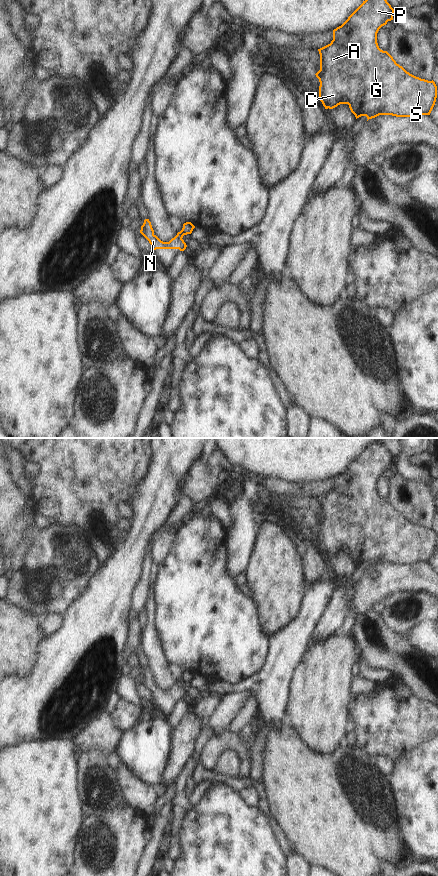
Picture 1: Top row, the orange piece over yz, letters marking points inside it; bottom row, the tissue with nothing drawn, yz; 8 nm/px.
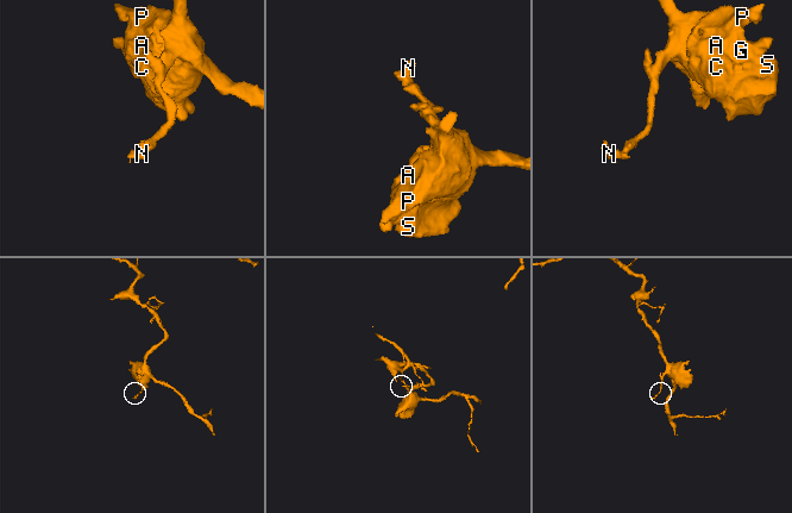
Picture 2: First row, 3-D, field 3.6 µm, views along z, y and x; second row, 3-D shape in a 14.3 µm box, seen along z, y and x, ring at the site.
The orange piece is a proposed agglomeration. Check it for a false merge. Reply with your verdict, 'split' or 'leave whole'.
leave whole

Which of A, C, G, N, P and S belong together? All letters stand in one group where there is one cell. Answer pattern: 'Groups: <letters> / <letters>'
Groups: A C G N P S

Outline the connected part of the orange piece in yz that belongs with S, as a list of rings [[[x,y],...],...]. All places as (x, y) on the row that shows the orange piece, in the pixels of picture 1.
[[[365,0],[339,27],[333,30],[330,44],[318,49],[320,70],[315,74],[319,79],[319,100],[325,109],[333,109],[340,104],[348,104],[356,119],[366,116],[367,119],[379,115],[396,117],[414,117],[430,115],[437,98],[435,82],[416,77],[396,63],[393,57],[379,48],[377,33],[379,29],[393,20],[394,9],[387,0]]]

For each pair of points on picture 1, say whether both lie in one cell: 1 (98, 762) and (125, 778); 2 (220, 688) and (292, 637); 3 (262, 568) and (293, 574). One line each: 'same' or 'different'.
1: different
2: same
3: same

